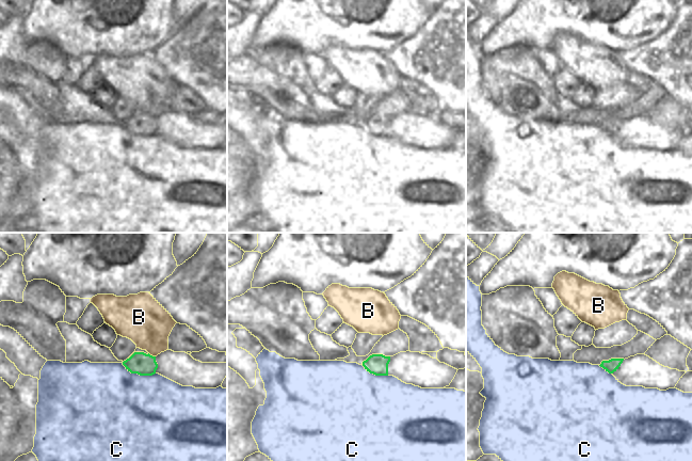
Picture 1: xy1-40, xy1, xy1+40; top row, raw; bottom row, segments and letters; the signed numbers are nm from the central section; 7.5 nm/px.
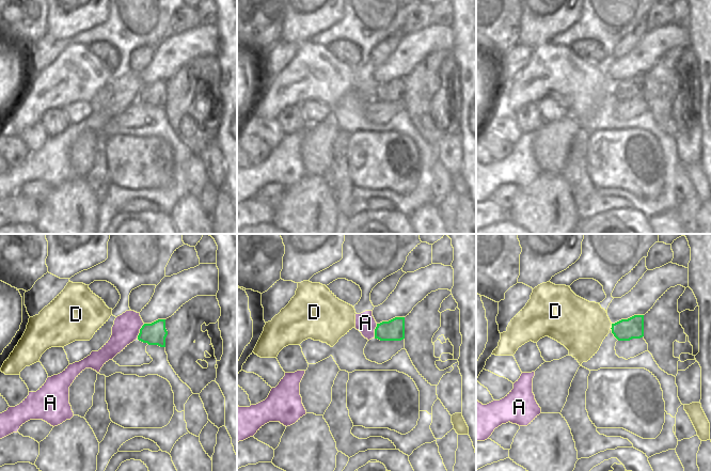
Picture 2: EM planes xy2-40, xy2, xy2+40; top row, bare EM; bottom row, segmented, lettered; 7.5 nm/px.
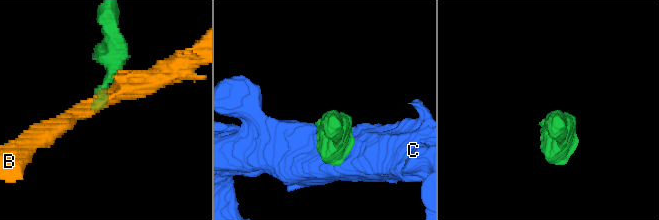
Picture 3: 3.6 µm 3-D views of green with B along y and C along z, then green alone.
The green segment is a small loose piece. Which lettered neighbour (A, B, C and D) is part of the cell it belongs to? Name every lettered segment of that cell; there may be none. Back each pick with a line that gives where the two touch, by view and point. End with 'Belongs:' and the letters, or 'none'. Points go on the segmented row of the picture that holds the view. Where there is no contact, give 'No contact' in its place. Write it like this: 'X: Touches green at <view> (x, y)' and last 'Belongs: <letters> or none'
Belongs: none.

